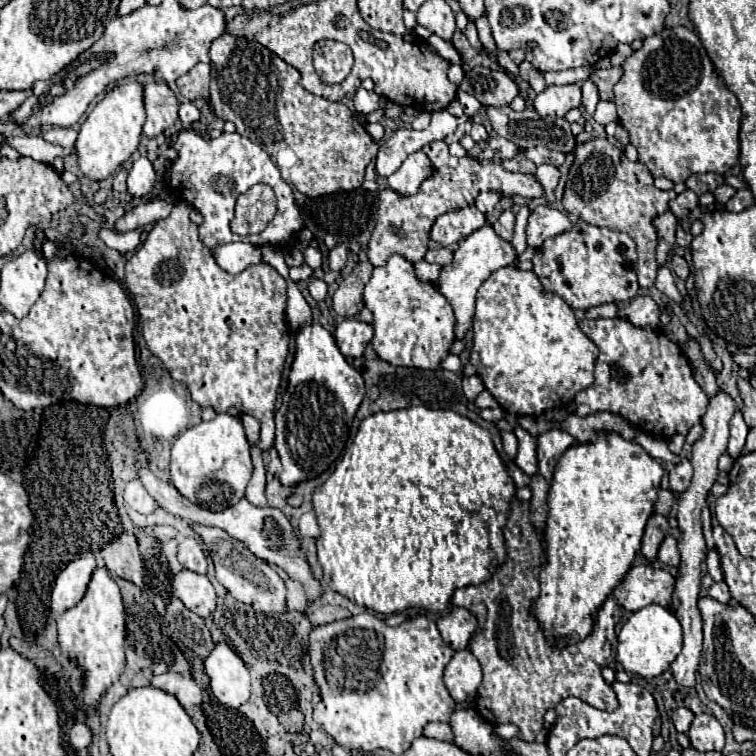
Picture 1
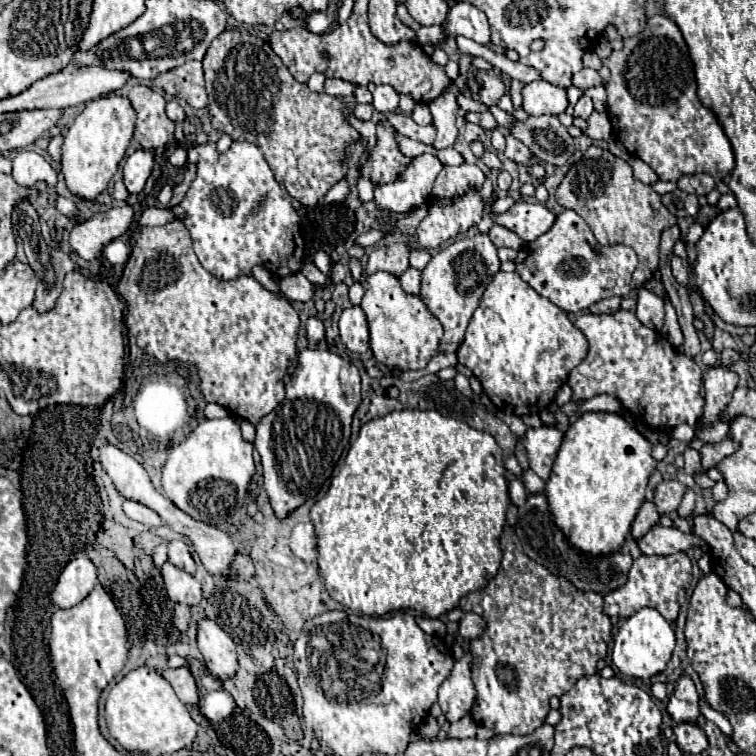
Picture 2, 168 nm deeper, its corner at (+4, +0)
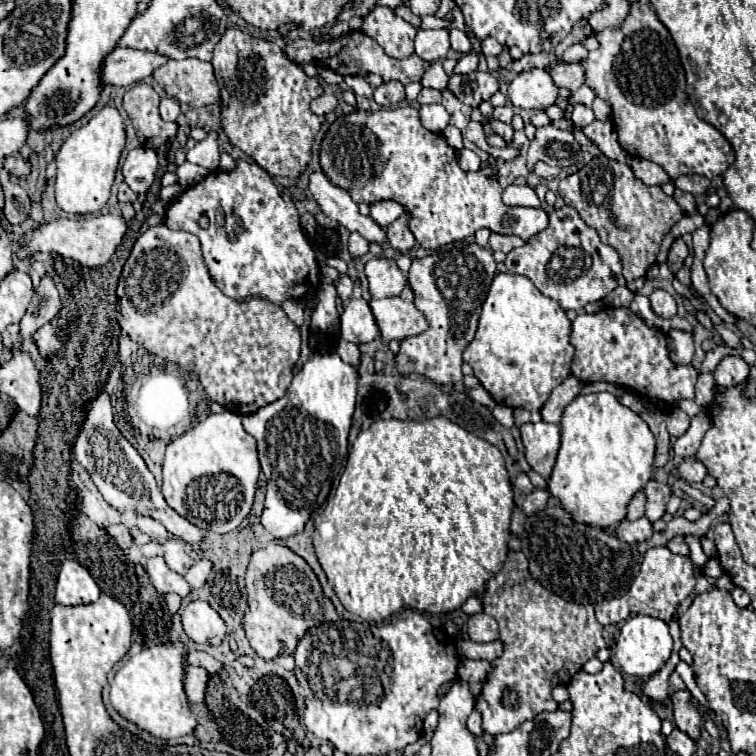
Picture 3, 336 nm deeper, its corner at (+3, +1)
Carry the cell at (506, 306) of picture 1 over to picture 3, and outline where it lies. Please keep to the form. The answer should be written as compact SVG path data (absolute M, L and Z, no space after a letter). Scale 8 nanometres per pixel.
M501 273L491 283L491 289L487 293L487 299L483 303L483 311L479 317L475 341L465 349L463 361L473 367L475 377L489 391L495 403L527 409L533 413L533 411L539 411L549 399L551 391L571 375L573 349L569 343L569 333L571 333L571 321L557 301L539 293L539 289L527 277Z

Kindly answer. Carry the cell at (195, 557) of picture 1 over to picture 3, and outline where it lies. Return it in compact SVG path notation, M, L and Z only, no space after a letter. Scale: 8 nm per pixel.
M169 539L165 545L163 545L163 557L165 557L165 563L177 571L179 575L185 575L185 571L191 567L193 559L189 557L187 553L187 545L181 541L181 539Z

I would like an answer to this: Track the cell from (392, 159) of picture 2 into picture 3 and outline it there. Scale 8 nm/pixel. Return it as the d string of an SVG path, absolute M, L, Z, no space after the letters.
M411 105L379 111L355 109L341 115L331 123L319 147L319 163L325 177L349 191L355 203L371 205L391 199L403 205L409 213L407 225L423 249L439 249L441 245L463 241L483 227L529 241L549 225L541 207L505 205L501 185L481 173L463 171L457 155L441 133L433 133L419 123L419 111Z

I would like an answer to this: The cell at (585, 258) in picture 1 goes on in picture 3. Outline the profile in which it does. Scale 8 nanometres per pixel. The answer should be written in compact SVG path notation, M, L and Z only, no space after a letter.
M569 205L553 209L549 213L547 229L539 231L523 247L513 249L505 259L505 267L509 273L531 279L531 283L543 295L555 299L565 311L579 311L591 301L601 301L615 287L625 285L619 255L615 253L615 249L605 245L595 229L583 225L579 213L575 213L575 209L571 209Z

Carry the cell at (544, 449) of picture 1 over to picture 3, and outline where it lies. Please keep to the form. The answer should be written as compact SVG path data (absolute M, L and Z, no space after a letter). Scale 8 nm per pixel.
M547 421L521 425L521 439L525 445L525 457L535 473L545 481L549 479L557 451L559 451L559 427Z

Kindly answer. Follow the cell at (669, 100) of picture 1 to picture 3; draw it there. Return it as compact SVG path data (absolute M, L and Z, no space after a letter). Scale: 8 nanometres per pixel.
M631 3L629 15L619 27L607 27L603 31L591 33L599 41L597 51L589 51L589 55L581 61L585 69L585 85L589 85L601 99L605 99L613 113L613 125L619 133L619 145L639 159L653 161L661 165L669 177L675 181L679 175L705 175L707 179L713 179L717 175L723 175L727 167L735 161L733 147L729 141L707 121L699 119L695 113L695 107L691 105L687 93L685 93L685 71L679 61L675 43L667 31L667 27L657 19L651 5L647 3Z

